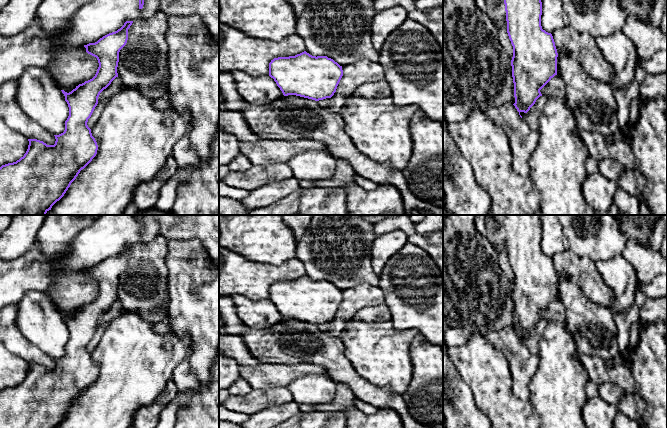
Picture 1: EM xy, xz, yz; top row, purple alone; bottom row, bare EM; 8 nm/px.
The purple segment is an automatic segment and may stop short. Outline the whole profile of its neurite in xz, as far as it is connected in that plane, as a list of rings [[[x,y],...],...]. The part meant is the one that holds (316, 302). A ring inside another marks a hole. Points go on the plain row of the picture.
[[[304,275],[295,280],[271,284],[269,300],[284,320],[296,319],[319,325],[334,319],[343,294],[327,280],[316,281]]]

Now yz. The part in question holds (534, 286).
[[[505,215],[505,235],[507,257],[513,270],[511,284],[514,307],[513,328],[519,339],[527,337],[542,320],[540,314],[557,299],[557,273],[551,257],[541,250],[542,226],[541,215]]]

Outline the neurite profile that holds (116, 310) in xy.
[[[116,301],[111,306],[111,308],[100,317],[98,321],[98,327],[106,323],[110,323],[113,319],[118,318],[124,311],[125,309],[121,305],[121,303],[119,301]]]

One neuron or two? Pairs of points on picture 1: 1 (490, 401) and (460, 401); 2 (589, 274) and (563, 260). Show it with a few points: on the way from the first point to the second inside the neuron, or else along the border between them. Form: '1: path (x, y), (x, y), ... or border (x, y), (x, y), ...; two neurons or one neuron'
1: border (463, 380), (468, 385), (476, 405), (488, 417); two neurons
2: path (583, 271), (569, 264); one neuron

